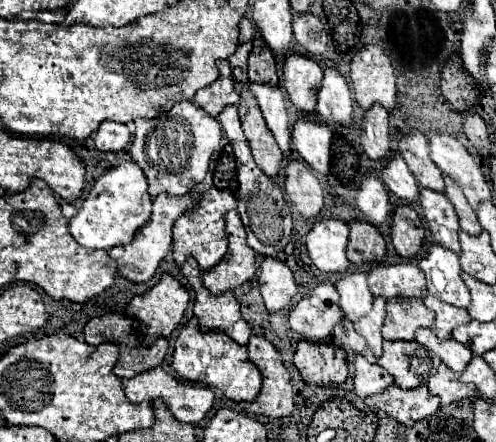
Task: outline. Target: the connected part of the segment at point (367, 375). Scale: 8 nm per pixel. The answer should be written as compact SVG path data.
M355 357L353 383L355 383L357 397L365 399L365 397L375 395L375 393L387 389L389 385L393 385L393 377L381 365L369 363L365 357Z

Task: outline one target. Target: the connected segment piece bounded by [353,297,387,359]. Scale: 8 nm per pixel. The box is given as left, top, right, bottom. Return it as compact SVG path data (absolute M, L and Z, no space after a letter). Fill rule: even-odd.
M375 297L375 303L373 303L373 309L357 319L353 325L355 325L355 331L365 337L367 345L371 347L371 351L375 353L375 357L379 359L381 357L381 347L383 347L383 337L381 337L381 327L383 327L383 321L385 321L385 307L387 307L387 301L381 299L381 297Z

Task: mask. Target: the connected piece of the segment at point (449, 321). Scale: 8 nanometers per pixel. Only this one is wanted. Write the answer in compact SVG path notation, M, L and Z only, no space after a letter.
M427 295L423 303L425 303L427 309L431 309L435 313L433 331L443 341L445 339L451 339L453 327L471 321L471 315L469 315L467 309L461 309L461 307L455 307L455 305L449 305L449 303L443 303L443 301L435 299L433 295Z

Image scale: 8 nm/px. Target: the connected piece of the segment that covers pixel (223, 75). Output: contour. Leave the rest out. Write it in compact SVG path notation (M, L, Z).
M221 59L221 61L217 61L217 67L219 67L217 81L213 81L207 87L203 87L193 97L193 103L199 105L199 107L203 107L205 111L213 113L213 117L217 117L223 111L223 107L237 105L239 99L241 99L239 93L235 91L235 85L233 85L233 75L231 75L229 61Z

